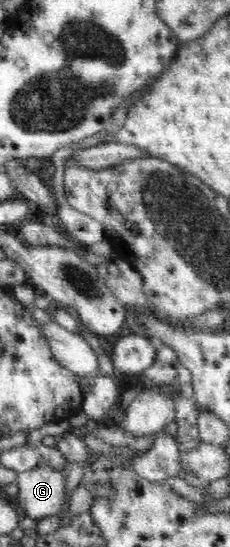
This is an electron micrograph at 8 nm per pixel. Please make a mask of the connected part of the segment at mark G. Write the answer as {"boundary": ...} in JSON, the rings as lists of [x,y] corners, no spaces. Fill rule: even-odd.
{"boundary":[[[50,465],[19,472],[16,482],[20,515],[33,518],[36,522],[59,514],[68,498],[64,476]]]}

